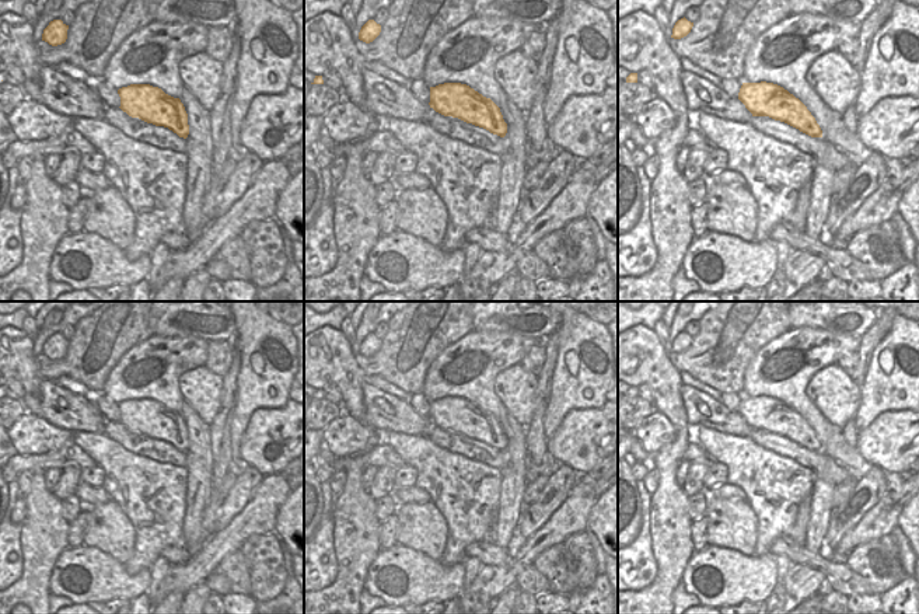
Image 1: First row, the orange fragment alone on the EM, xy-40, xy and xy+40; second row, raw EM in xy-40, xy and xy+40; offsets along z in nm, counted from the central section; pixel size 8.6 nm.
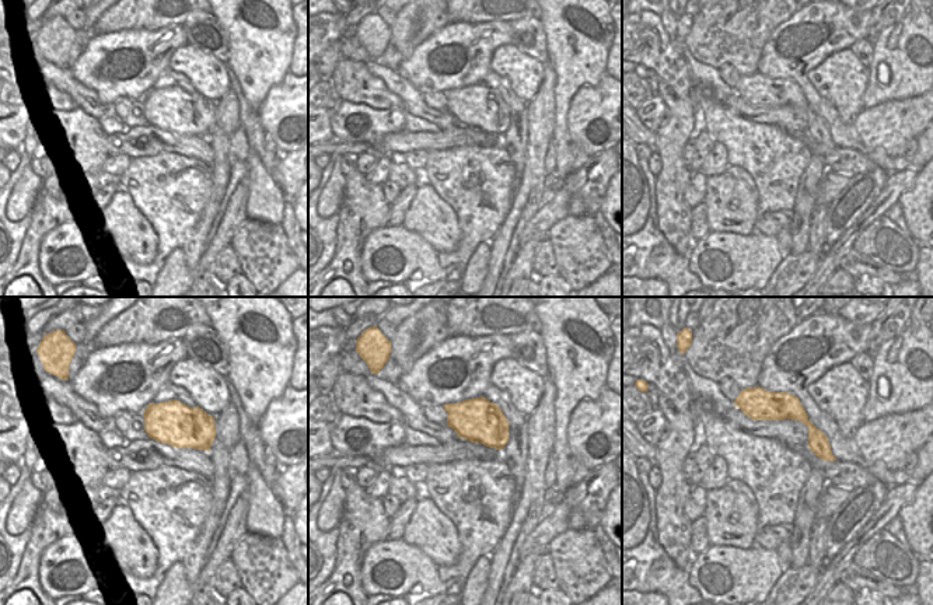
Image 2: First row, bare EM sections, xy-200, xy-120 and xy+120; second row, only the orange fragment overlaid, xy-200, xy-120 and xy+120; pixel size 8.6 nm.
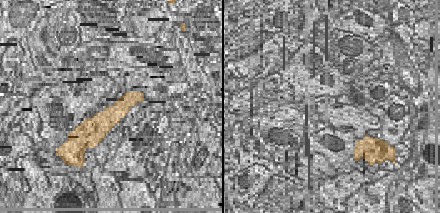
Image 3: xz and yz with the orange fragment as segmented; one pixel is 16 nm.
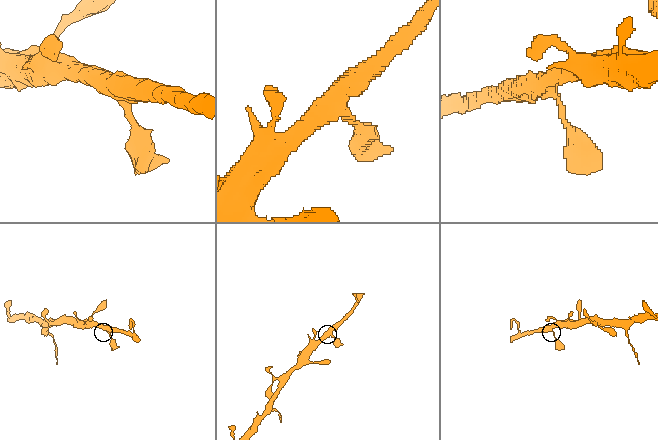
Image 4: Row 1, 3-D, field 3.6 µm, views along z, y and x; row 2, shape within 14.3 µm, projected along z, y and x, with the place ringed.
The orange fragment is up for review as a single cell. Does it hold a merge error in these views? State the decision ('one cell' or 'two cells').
one cell

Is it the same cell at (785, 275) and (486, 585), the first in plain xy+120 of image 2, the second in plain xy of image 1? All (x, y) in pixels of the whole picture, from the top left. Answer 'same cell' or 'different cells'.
same cell

